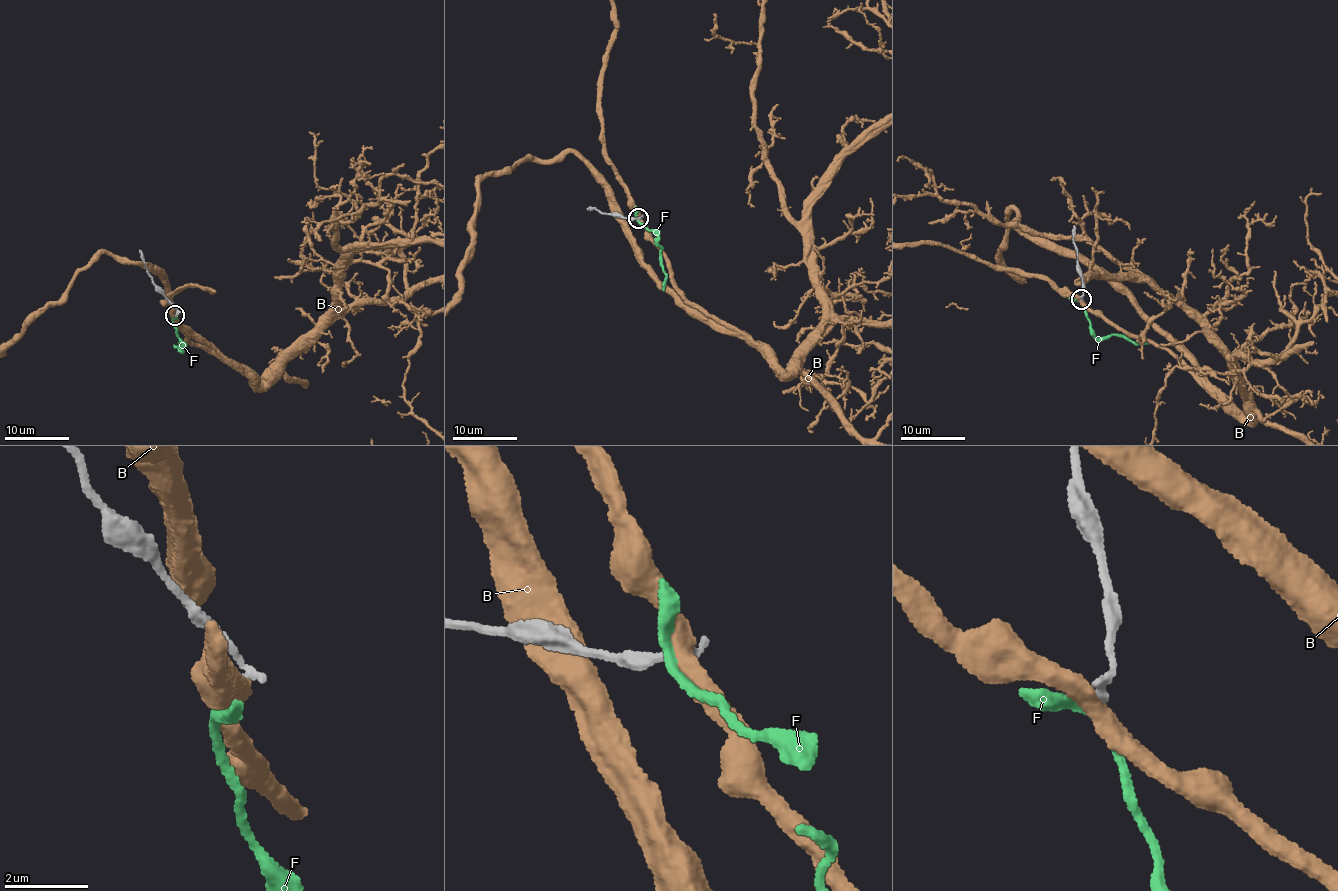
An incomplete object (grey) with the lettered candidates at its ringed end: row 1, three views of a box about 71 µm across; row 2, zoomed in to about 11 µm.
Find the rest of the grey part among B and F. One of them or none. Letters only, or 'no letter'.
F

